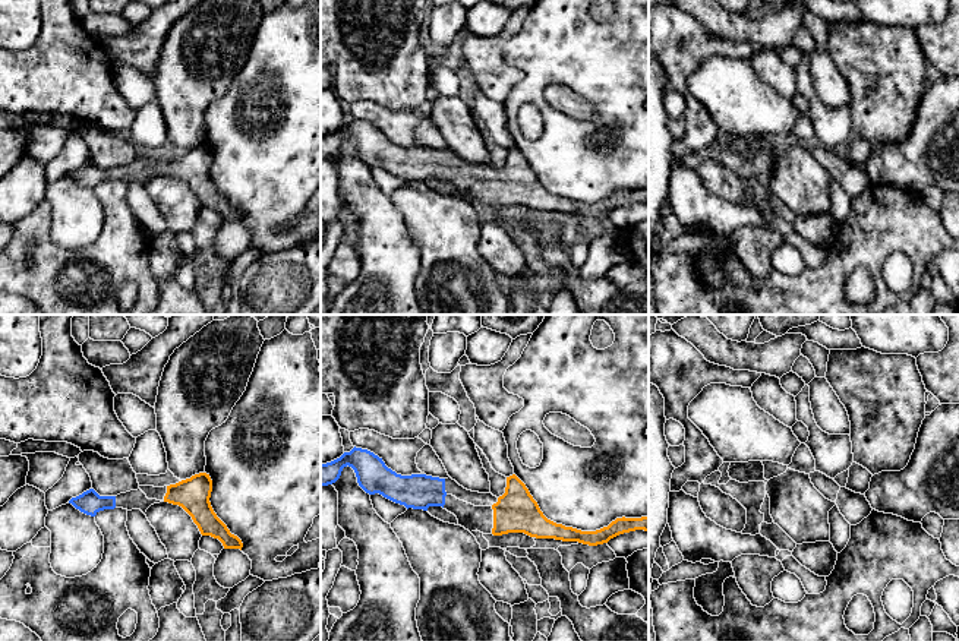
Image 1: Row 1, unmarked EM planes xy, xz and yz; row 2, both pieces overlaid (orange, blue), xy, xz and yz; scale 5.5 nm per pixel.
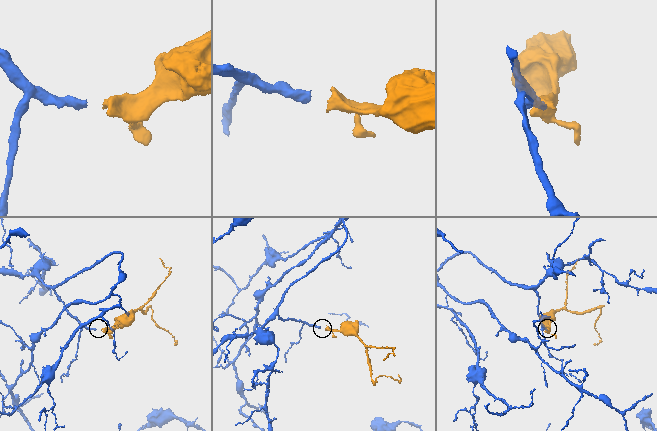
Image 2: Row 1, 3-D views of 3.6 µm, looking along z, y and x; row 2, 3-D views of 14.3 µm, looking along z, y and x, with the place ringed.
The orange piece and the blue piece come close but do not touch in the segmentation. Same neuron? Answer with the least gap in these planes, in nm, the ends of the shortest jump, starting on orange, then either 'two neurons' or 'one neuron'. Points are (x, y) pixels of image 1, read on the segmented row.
gap 260 nm; span xz (492, 505), (445, 495); one neuron

